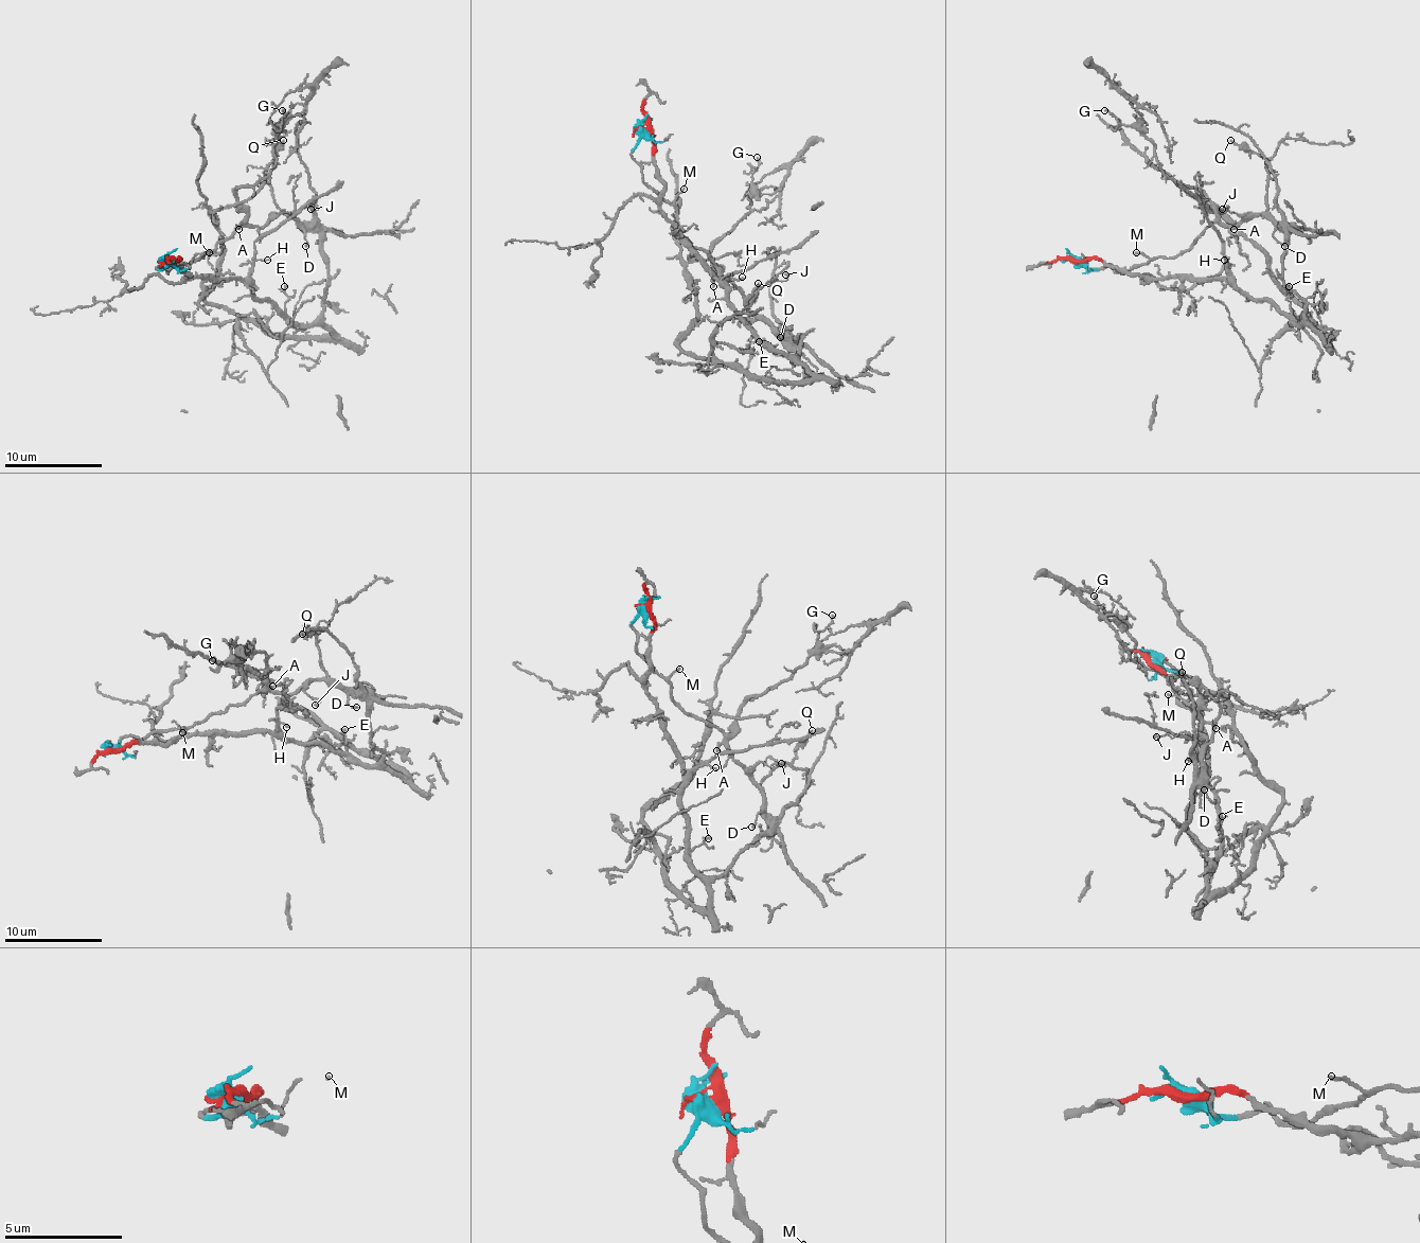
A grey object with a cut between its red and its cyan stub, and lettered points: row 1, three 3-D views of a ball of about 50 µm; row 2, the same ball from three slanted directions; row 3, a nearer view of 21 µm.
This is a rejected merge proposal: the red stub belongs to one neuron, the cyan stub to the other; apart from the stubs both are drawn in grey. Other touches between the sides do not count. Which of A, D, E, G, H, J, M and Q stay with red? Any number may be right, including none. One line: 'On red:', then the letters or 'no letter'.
On red: E, H

